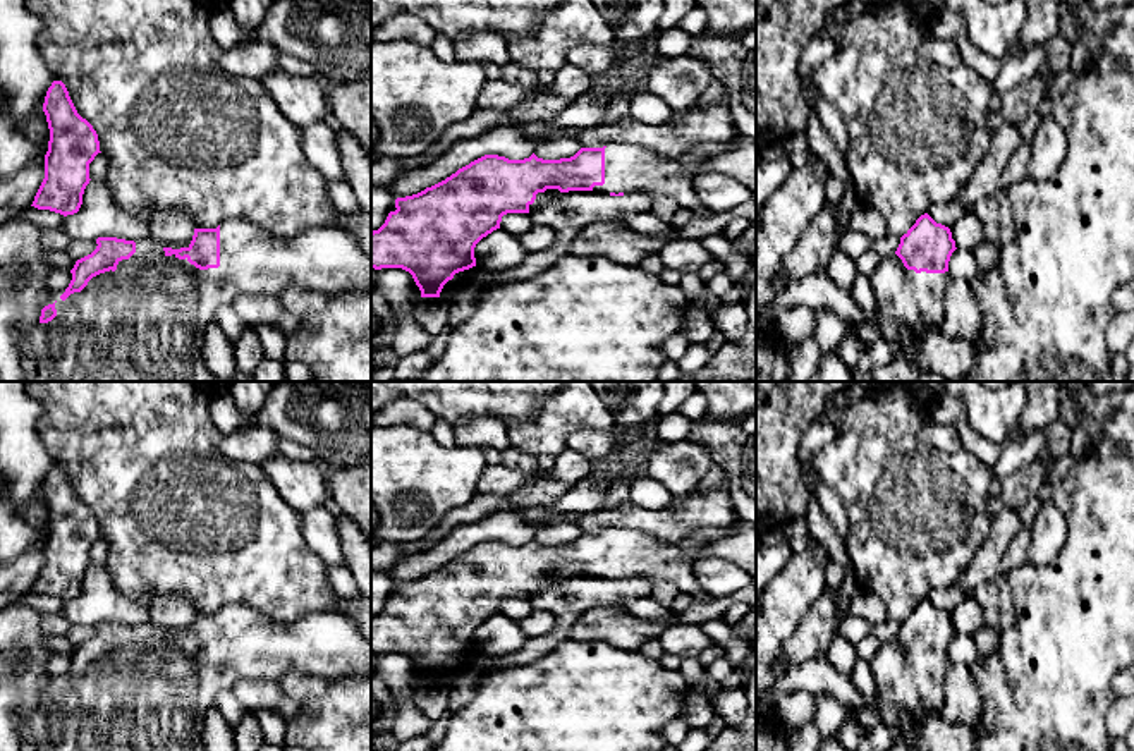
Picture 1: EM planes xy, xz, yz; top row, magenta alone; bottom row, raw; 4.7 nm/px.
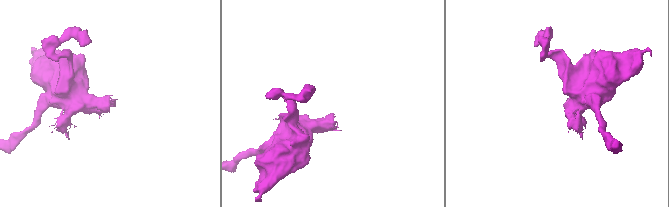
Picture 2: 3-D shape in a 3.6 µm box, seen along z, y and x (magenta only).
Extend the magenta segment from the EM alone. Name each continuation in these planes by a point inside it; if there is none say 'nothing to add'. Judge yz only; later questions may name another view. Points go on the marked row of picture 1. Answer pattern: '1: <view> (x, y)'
1: yz (918, 301)

